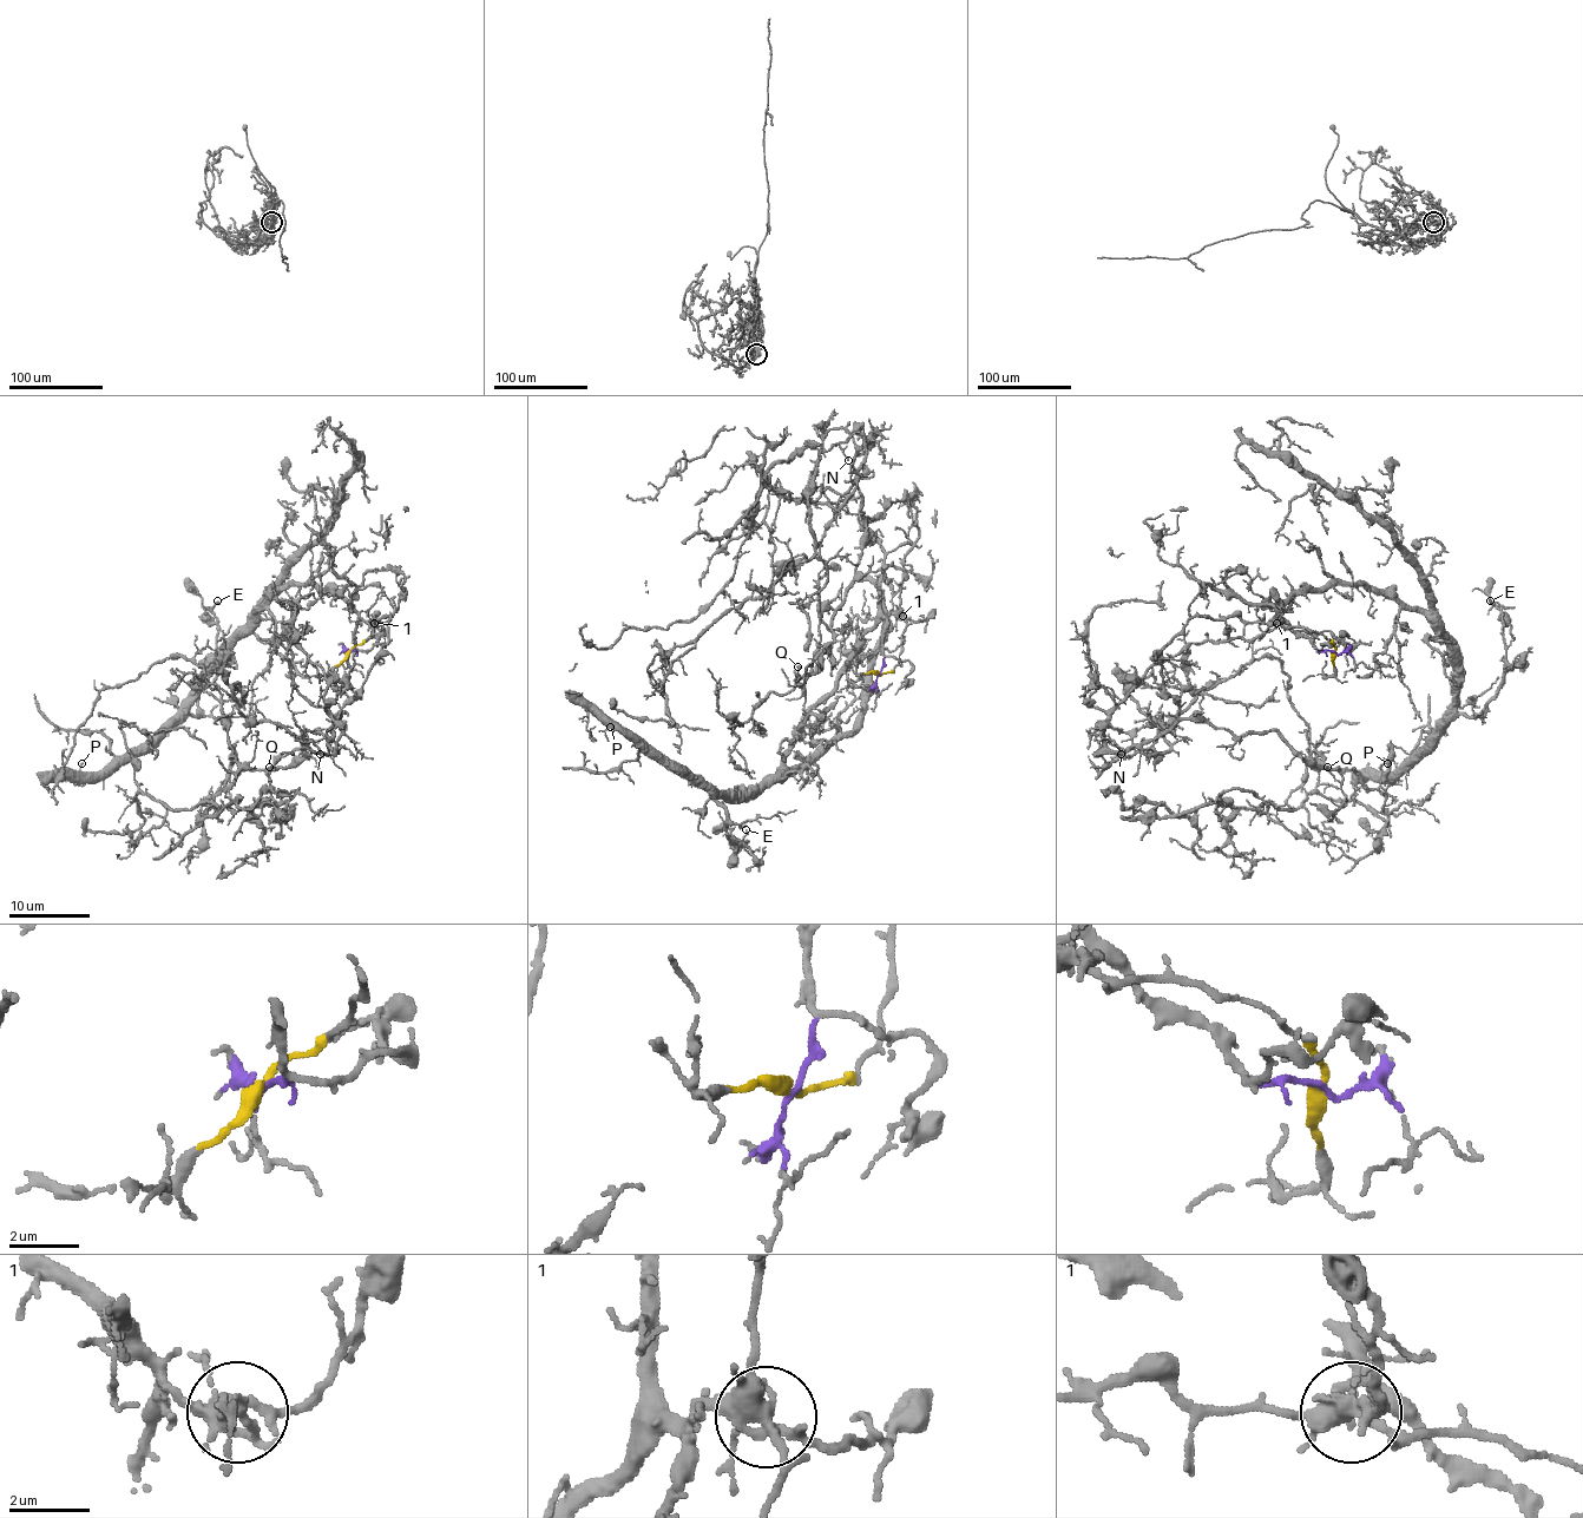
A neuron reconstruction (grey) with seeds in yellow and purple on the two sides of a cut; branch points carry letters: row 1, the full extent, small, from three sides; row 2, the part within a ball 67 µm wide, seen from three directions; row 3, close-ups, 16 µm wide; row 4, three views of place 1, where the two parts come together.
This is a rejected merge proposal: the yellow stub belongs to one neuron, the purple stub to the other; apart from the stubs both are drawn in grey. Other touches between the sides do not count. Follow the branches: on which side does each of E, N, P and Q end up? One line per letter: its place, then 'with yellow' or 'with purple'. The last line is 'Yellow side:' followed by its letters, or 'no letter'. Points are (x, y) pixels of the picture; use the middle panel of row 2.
E: (746, 829) | with purple
N: (848, 460) | with yellow
P: (610, 727) | with purple
Q: (797, 666) | with yellow
Yellow side: N, Q

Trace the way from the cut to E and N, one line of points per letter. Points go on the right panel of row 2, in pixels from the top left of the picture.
E: (1334, 652), (1280, 610), (1367, 584), (1426, 617), (1455, 705), (1477, 716), (1505, 663), (1491, 600)
N: (1334, 652), (1314, 631), (1193, 617), (1162, 651), (1176, 720), (1094, 754), (1110, 742), (1120, 754)

